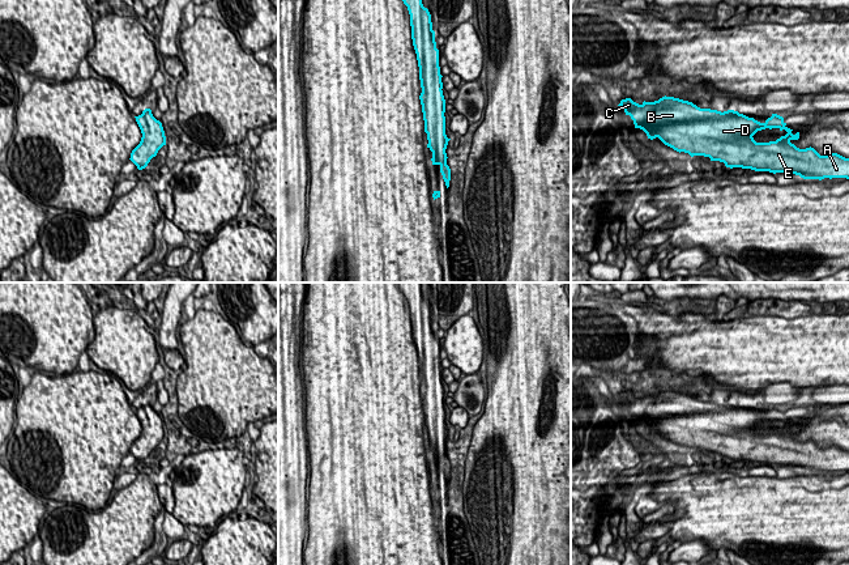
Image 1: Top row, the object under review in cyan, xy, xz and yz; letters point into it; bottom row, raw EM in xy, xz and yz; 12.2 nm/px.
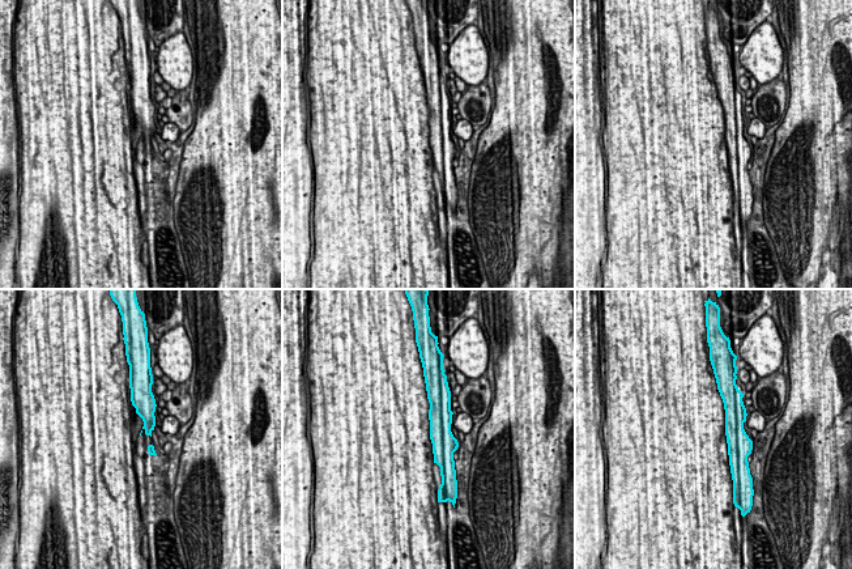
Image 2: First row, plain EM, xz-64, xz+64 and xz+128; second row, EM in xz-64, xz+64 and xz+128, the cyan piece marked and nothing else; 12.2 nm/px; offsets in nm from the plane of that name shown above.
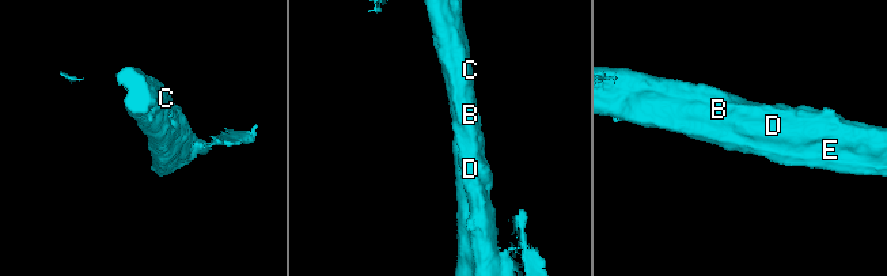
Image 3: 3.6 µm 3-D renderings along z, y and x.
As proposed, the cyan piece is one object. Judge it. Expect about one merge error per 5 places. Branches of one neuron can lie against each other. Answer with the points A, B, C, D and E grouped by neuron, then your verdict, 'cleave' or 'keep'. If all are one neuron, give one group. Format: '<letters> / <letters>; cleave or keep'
A B C D E; keep

